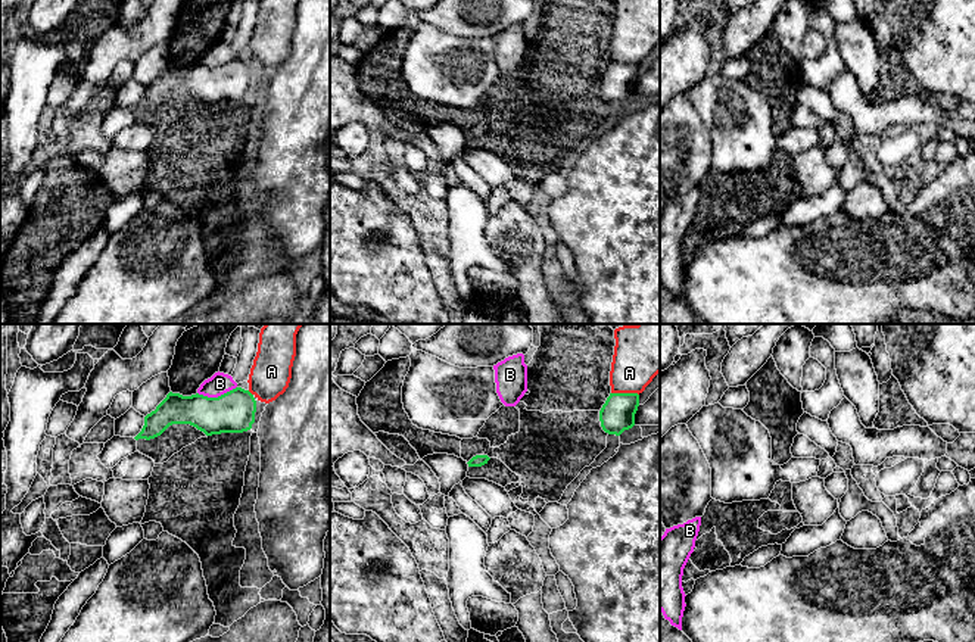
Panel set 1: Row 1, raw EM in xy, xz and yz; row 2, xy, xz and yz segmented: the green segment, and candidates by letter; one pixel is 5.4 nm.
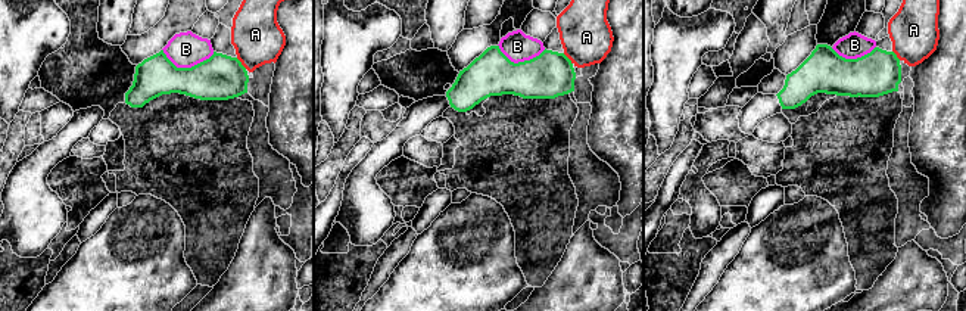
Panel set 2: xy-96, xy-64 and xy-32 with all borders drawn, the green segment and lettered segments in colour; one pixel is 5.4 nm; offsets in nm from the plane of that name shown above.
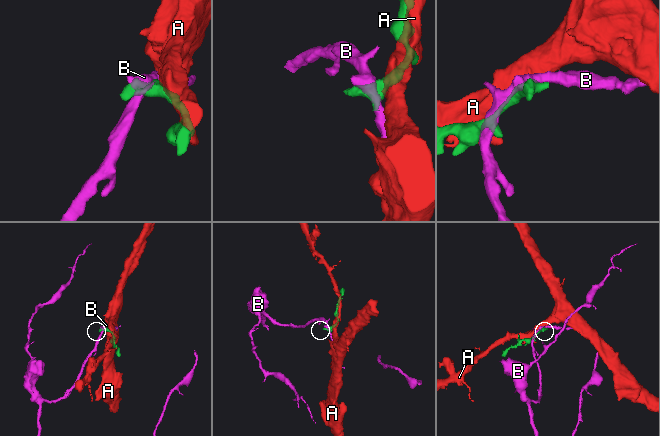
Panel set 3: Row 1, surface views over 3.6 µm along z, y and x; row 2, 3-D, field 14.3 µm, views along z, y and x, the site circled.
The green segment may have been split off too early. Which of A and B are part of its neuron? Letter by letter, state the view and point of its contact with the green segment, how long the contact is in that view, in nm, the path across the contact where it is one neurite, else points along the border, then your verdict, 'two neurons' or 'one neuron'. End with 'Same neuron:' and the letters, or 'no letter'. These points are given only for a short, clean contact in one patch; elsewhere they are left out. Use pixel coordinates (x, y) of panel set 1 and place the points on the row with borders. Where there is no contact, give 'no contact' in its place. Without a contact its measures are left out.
A: contact xz (625, 393); length 150 nm; two neurons
B: contact xy (218, 396); length 220 nm; two neurons
Same neuron: no letter

